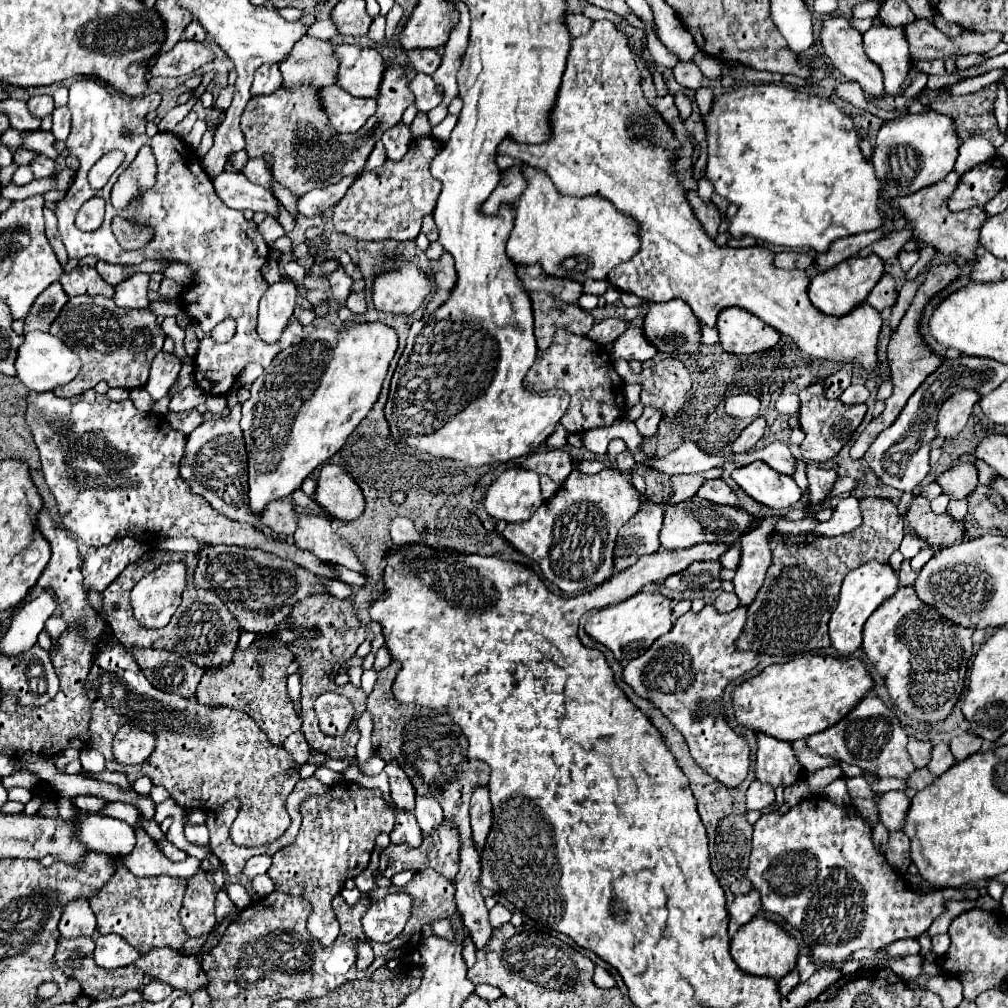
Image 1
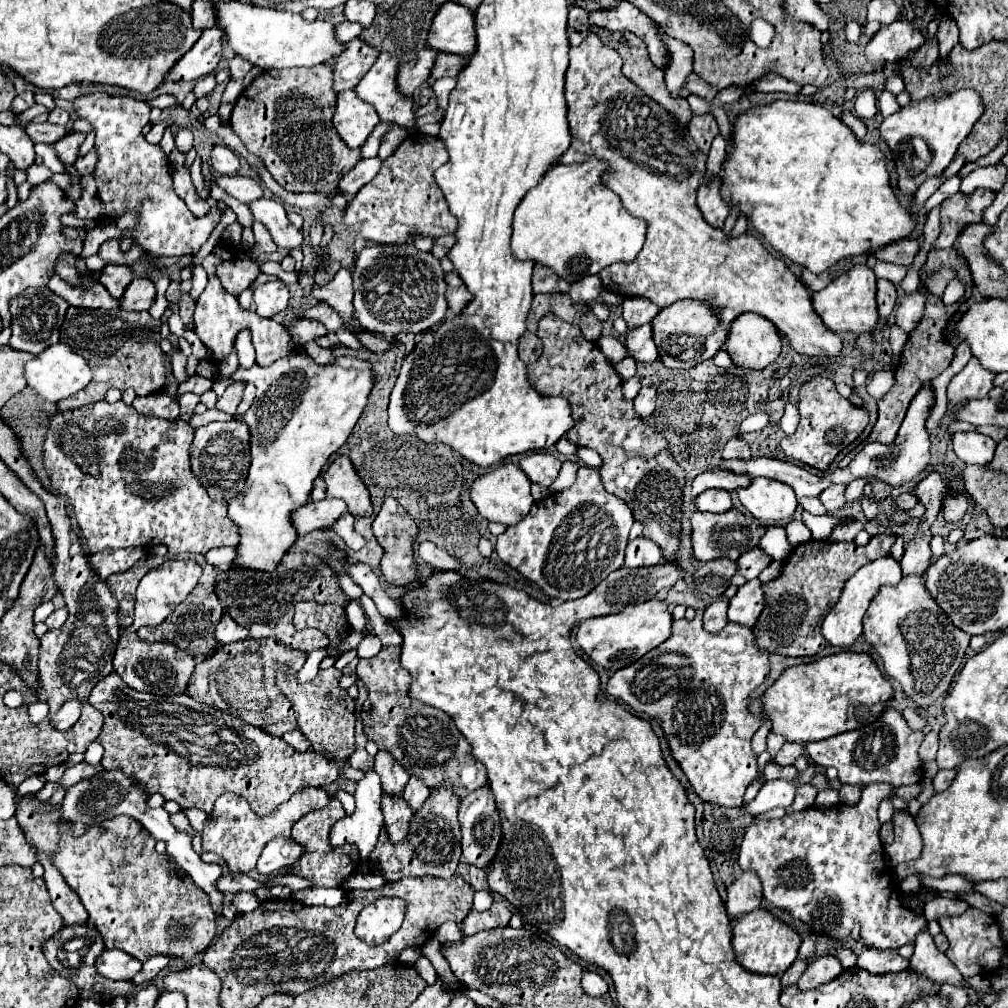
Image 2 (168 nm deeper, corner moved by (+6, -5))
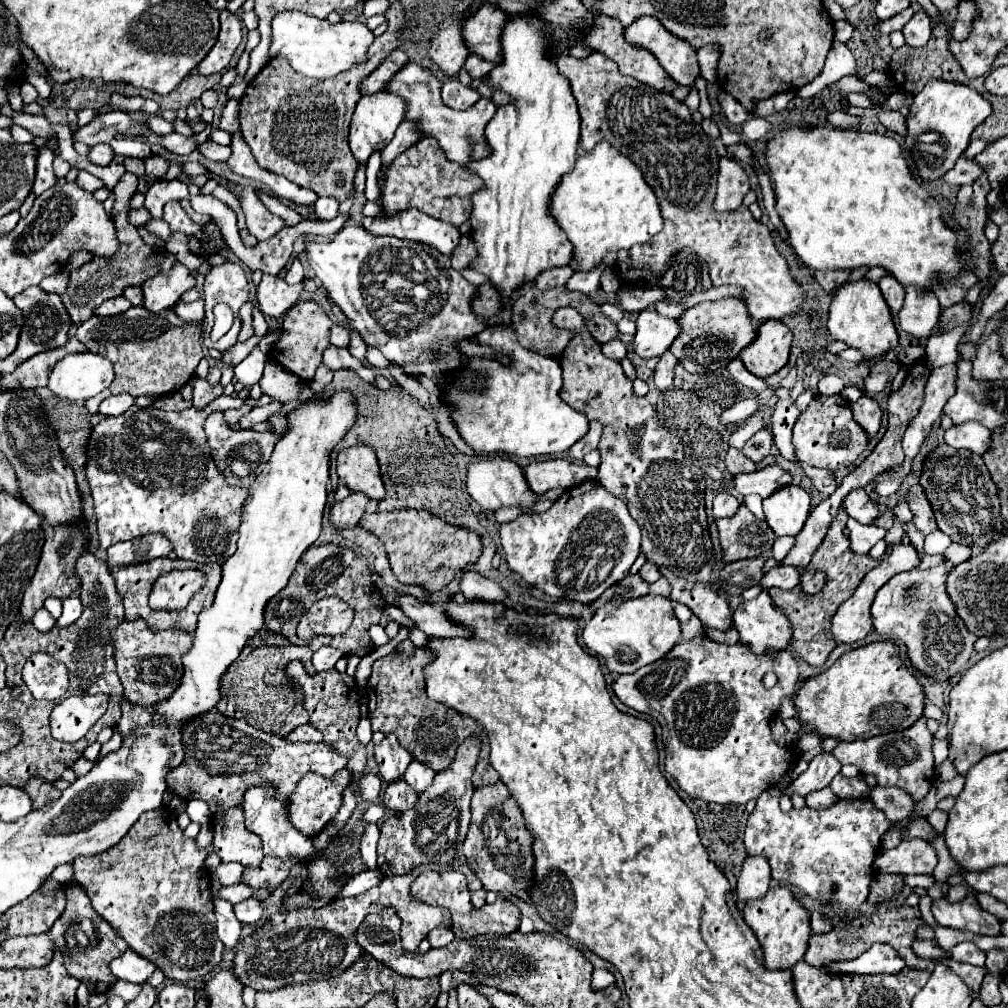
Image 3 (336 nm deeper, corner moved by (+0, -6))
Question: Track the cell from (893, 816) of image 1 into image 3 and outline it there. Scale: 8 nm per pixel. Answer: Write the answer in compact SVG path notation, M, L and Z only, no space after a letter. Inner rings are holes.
M919 838L905 840L891 852L879 852L873 860L873 868L883 874L933 874L935 866L935 848Z

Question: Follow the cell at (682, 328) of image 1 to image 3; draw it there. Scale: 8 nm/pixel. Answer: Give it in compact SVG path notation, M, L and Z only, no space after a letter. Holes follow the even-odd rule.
M737 298L701 302L697 306L689 308L681 316L679 322L683 324L683 332L679 334L679 340L675 340L675 344L669 350L675 352L675 356L679 356L679 362L689 372L703 374L709 368L713 368L713 370L725 368L757 336L757 326L753 326L753 318L751 318L745 302L737 300ZM689 332L691 332L691 336L689 336Z

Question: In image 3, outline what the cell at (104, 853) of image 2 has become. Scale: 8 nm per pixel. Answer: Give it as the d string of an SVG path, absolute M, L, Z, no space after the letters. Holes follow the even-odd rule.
M157 808L145 812L135 828L103 856L79 856L75 860L75 880L87 890L93 908L103 916L111 926L123 934L123 940L137 954L143 954L157 968L163 970L171 982L189 982L209 976L223 956L223 942L215 936L215 914L211 902L211 876L205 870L205 860L213 852L209 848L197 848L193 838L185 838L177 826L175 816L169 808Z

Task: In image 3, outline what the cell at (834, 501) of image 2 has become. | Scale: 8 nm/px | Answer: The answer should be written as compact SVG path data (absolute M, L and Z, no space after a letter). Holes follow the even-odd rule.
M855 490L849 492L847 498L843 500L845 510L851 518L855 518L861 524L871 524L877 516L879 516L879 508L877 502L869 498L869 494L865 490Z

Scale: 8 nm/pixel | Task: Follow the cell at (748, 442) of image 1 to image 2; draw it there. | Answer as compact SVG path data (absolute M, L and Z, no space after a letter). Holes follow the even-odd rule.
M735 435L733 439L727 441L723 449L723 459L749 459L751 449L749 443L743 439L743 435Z

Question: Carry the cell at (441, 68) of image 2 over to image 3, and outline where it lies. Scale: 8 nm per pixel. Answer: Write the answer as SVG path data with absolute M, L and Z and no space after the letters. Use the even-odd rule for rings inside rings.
M471 54L469 58L467 58L467 64L463 66L469 74L471 74L471 78L477 82L477 80L481 80L483 76L487 76L487 72L491 72L493 68L495 68L495 64L493 62L489 62L489 60L485 60L485 58L481 58L481 56L477 56L477 54Z

